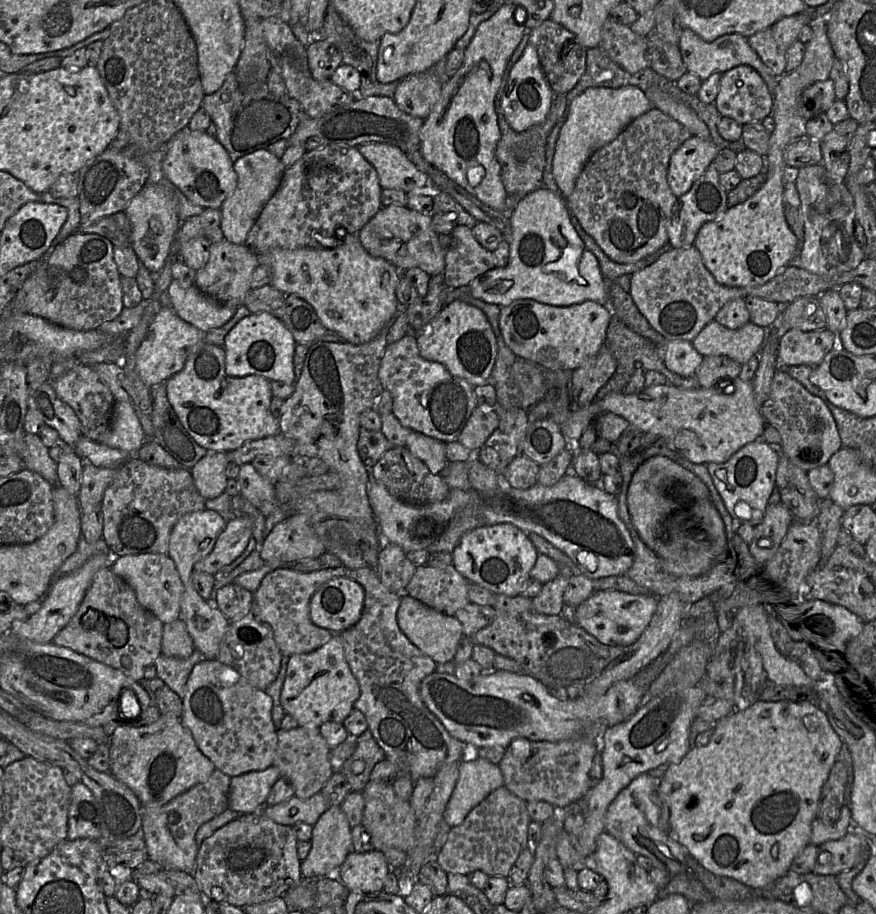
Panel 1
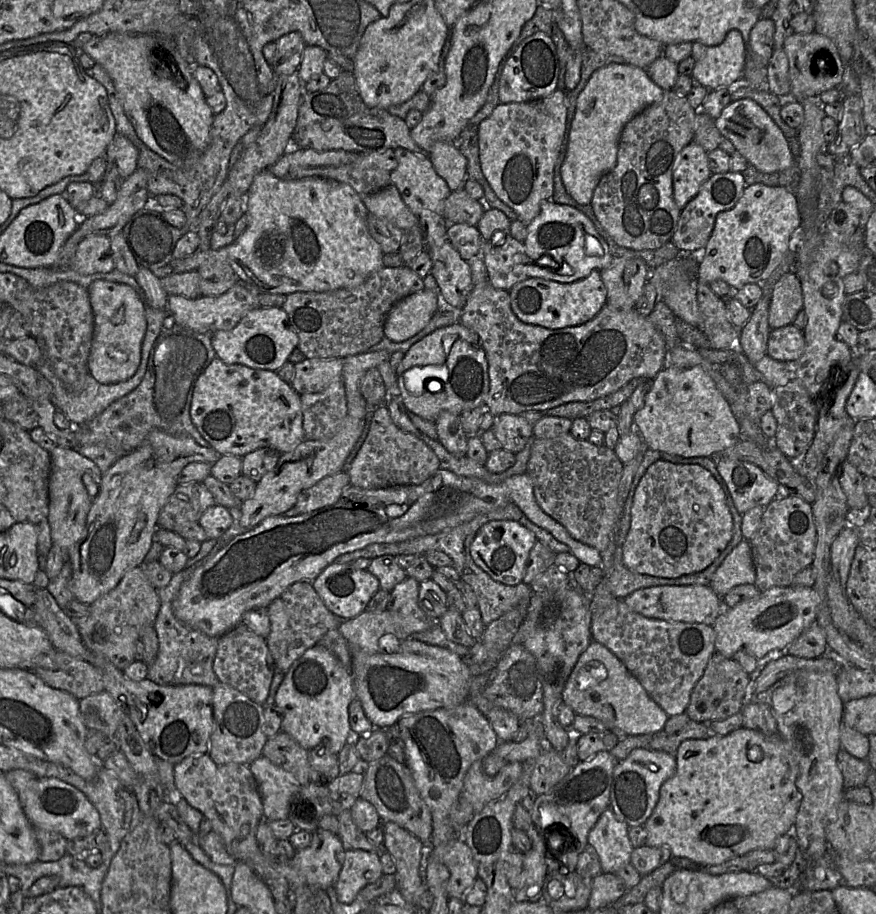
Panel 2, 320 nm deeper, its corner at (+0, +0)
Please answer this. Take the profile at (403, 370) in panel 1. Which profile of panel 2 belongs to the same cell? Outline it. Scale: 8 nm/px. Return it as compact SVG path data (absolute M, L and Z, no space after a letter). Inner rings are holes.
M443 411L434 423L438 433L438 441L451 454L455 456L466 455L469 437L463 429L461 415Z

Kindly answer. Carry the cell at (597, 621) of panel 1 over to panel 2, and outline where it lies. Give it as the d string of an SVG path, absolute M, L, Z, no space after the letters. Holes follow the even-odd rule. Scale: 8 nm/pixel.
M654 586L636 590L626 596L628 608L650 619L667 622L706 624L713 626L715 619L727 608L722 597L715 594L709 586Z

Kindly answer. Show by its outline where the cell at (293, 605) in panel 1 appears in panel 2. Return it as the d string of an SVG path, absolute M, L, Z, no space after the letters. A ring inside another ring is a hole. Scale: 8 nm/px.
M311 582L294 583L267 610L271 624L267 646L276 668L283 672L287 672L305 651L317 645L328 631L339 628L342 622L327 609Z

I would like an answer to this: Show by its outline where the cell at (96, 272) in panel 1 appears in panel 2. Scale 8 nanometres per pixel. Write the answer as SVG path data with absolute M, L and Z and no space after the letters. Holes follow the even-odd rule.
M90 234L78 245L70 269L82 274L109 273L115 264L110 238L101 234Z

